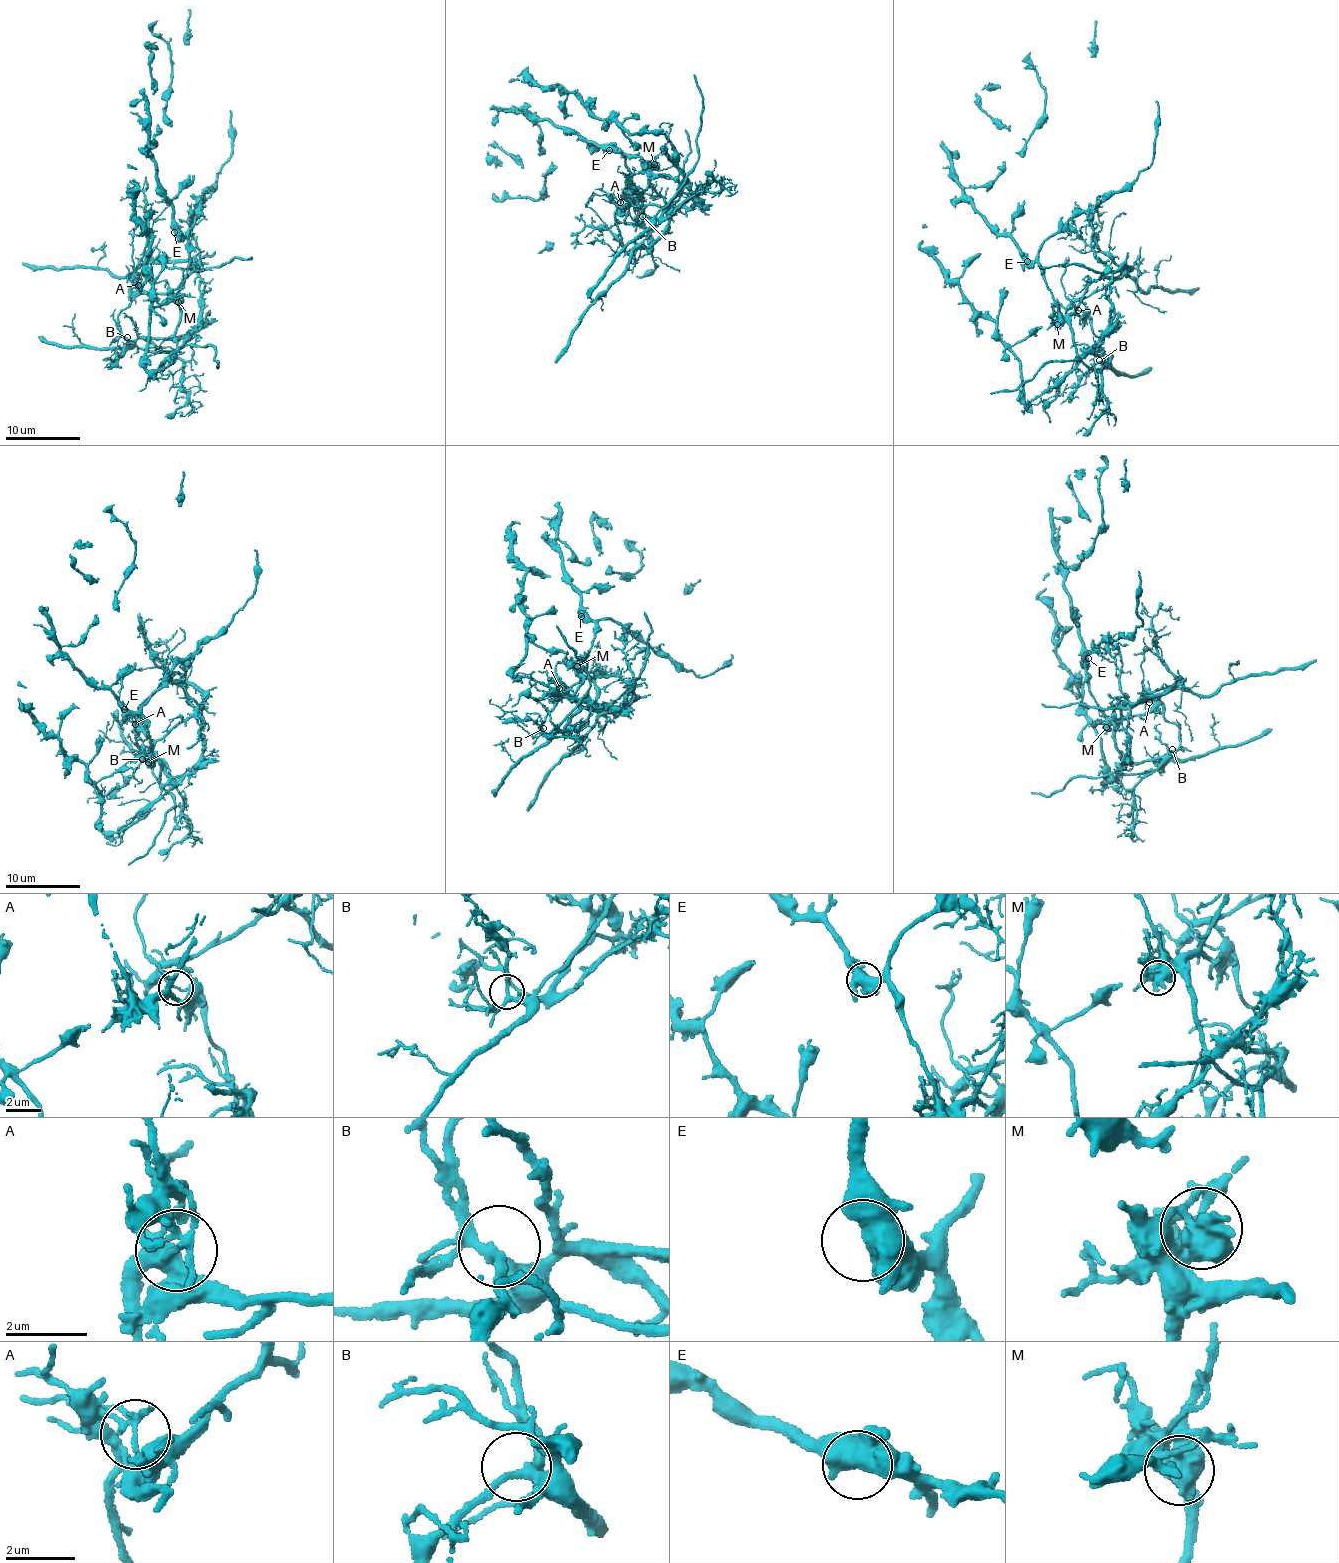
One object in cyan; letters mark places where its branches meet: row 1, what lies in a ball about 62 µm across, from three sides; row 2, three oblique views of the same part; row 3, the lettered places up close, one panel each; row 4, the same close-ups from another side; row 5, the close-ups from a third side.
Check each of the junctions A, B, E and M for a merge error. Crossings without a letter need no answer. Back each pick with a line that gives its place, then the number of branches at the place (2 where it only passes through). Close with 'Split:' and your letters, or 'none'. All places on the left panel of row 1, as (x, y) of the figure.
A: at (138, 285); 4 branches meet
M: at (178, 302); 3 branches meet
Split: A, M

